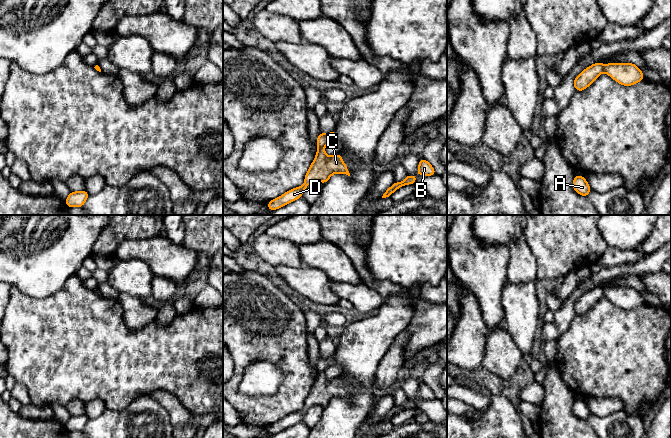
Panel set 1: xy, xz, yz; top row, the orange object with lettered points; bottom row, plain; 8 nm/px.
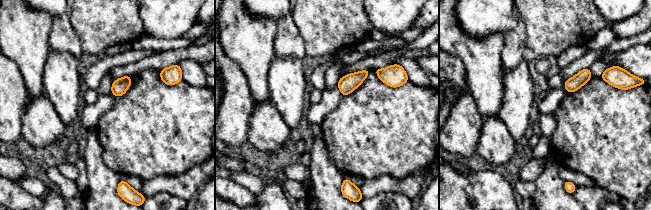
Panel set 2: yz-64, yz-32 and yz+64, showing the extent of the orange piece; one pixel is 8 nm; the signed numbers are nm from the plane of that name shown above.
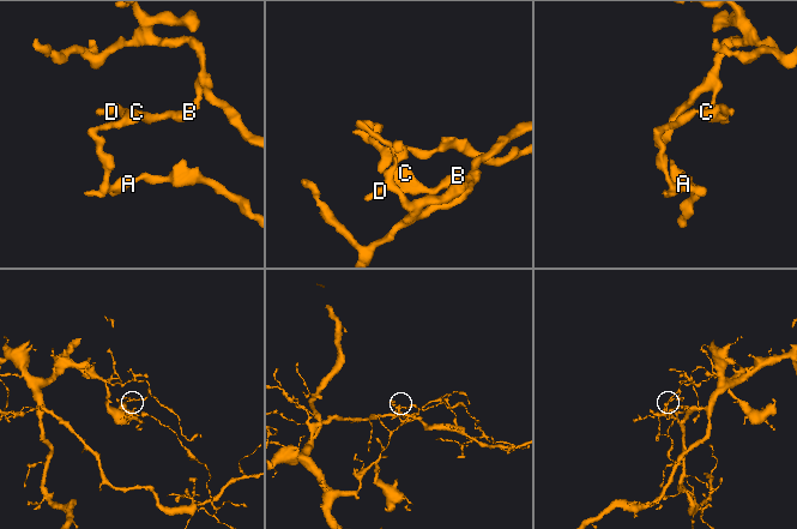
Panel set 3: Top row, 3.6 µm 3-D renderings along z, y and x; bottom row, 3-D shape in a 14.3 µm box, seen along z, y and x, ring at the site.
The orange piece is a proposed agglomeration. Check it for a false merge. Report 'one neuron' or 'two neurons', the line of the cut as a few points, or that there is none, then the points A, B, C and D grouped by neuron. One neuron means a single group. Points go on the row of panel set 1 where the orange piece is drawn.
two neurons | yz (603, 65), (604, 70) | A / B C D

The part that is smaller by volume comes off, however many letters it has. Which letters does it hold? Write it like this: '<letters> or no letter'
A

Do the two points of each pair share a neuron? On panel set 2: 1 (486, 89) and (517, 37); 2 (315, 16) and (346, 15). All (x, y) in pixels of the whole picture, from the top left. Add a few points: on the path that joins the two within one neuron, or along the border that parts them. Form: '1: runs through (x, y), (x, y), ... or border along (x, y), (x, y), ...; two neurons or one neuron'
1: border along (504, 40), (501, 52), (503, 67); two neurons
2: runs through (323, 15), (338, 15); one neuron

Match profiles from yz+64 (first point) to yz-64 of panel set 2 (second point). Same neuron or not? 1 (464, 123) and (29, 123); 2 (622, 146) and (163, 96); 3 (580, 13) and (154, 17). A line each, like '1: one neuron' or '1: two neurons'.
1: two neurons
2: one neuron
3: two neurons

